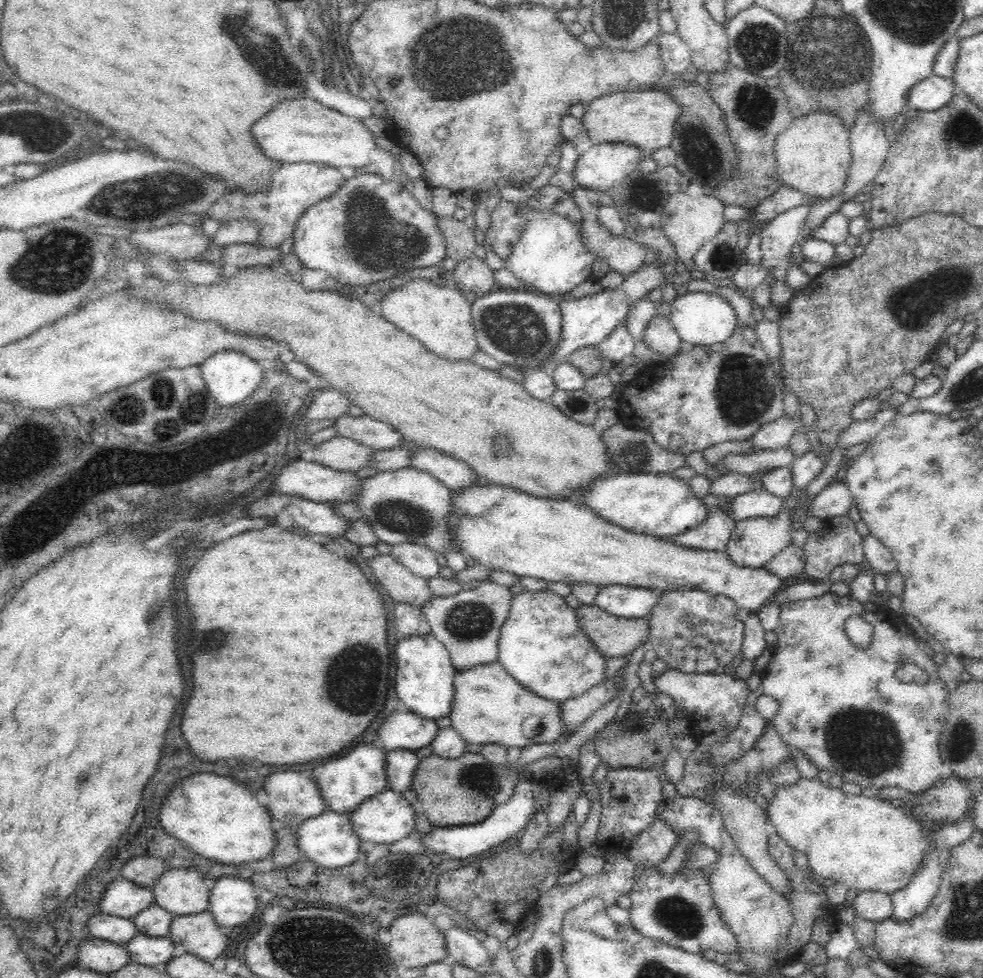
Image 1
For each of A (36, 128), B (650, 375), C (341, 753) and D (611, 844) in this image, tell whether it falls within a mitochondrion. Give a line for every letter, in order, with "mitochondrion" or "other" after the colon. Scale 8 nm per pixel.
A: mitochondrion
B: other
C: other
D: other

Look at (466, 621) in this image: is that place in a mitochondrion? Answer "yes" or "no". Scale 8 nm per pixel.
yes

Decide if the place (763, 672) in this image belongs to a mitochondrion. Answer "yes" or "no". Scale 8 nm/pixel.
no

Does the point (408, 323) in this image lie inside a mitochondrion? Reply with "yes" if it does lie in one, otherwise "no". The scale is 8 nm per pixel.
no

